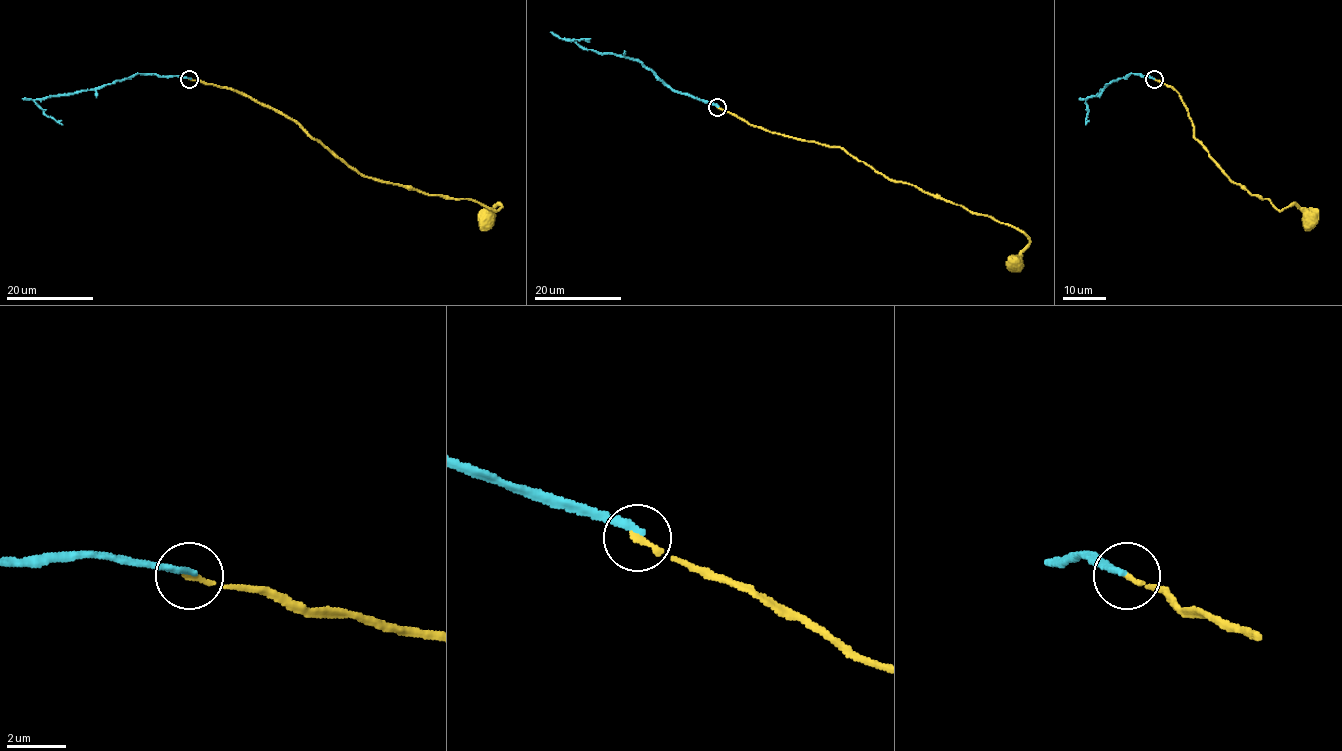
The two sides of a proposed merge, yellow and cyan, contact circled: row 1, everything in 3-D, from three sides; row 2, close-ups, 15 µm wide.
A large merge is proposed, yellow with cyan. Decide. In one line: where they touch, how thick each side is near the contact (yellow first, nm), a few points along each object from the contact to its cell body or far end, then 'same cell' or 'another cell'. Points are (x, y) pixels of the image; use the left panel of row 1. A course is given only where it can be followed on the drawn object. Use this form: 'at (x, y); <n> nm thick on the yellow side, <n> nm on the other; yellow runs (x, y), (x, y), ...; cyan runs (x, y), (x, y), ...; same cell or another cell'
at (189, 79); 190 nm thick on the yellow side, 220 nm on the other; yellow runs (190, 79), (235, 90), (286, 115), (365, 176), (501, 206), (485, 217); cyan runs (190, 79), (135, 73), (85, 91), (34, 101), (45, 114), (62, 125); another cell

